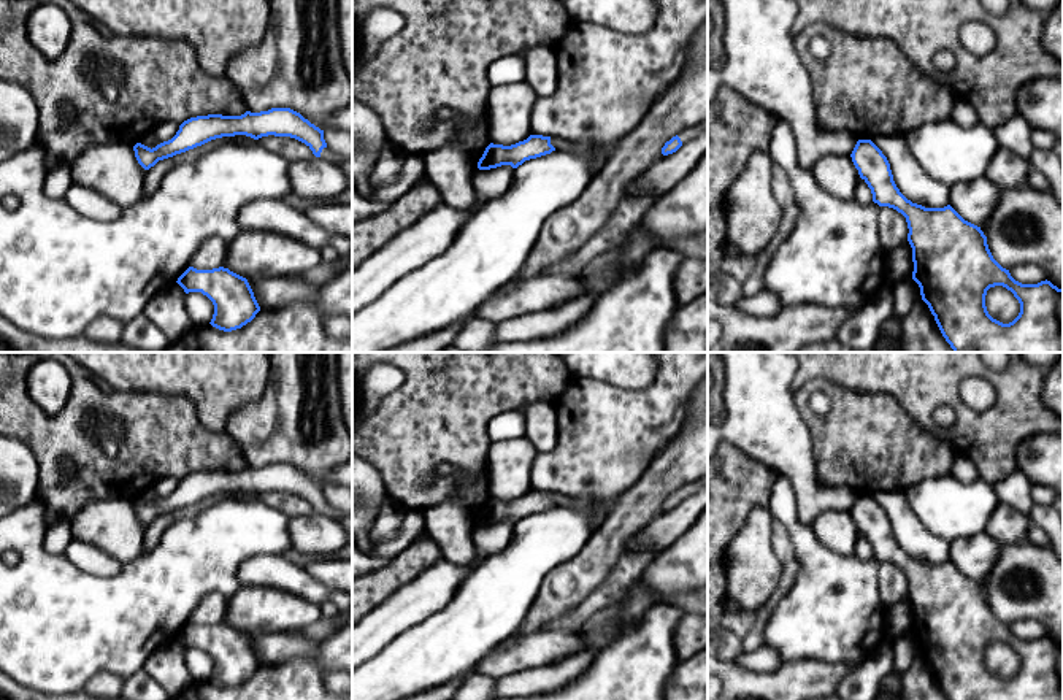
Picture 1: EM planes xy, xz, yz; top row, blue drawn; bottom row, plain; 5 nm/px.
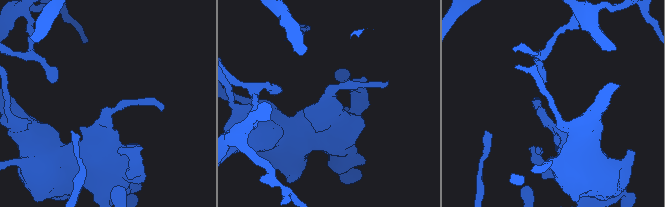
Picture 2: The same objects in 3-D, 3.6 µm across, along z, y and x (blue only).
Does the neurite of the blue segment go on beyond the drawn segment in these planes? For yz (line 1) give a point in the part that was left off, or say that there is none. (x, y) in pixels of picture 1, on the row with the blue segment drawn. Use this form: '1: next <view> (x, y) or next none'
1: next none

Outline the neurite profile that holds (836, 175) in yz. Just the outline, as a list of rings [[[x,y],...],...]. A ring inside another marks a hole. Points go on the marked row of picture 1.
[[[825,156],[812,168],[814,179],[825,192],[841,200],[854,200],[858,170],[850,156]]]

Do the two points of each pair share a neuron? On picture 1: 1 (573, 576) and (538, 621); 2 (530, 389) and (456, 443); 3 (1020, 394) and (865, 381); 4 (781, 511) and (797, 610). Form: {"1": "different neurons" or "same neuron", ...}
{"1": "same neuron", "2": "same neuron", "3": "same neuron", "4": "same neuron"}

